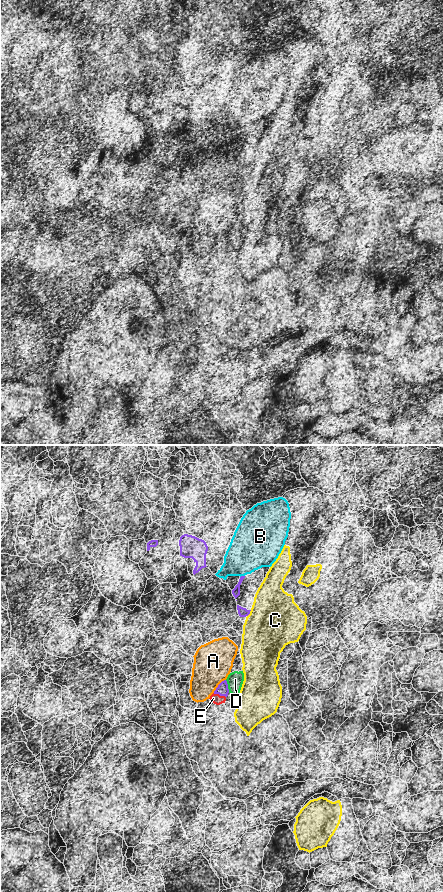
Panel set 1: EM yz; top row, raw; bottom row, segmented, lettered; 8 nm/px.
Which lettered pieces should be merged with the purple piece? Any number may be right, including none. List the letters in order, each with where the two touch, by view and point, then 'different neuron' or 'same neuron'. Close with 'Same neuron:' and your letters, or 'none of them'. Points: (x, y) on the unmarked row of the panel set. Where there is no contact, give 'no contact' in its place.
A: yz (218, 237) | different neuron
B: yz (242, 128) | different neuron
C: yz (249, 165) | different neuron
D: yz (227, 238) | different neuron
E: yz (219, 246) | same neuron
Same neuron: E

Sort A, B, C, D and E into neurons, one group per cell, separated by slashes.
A / B / C / D / E

